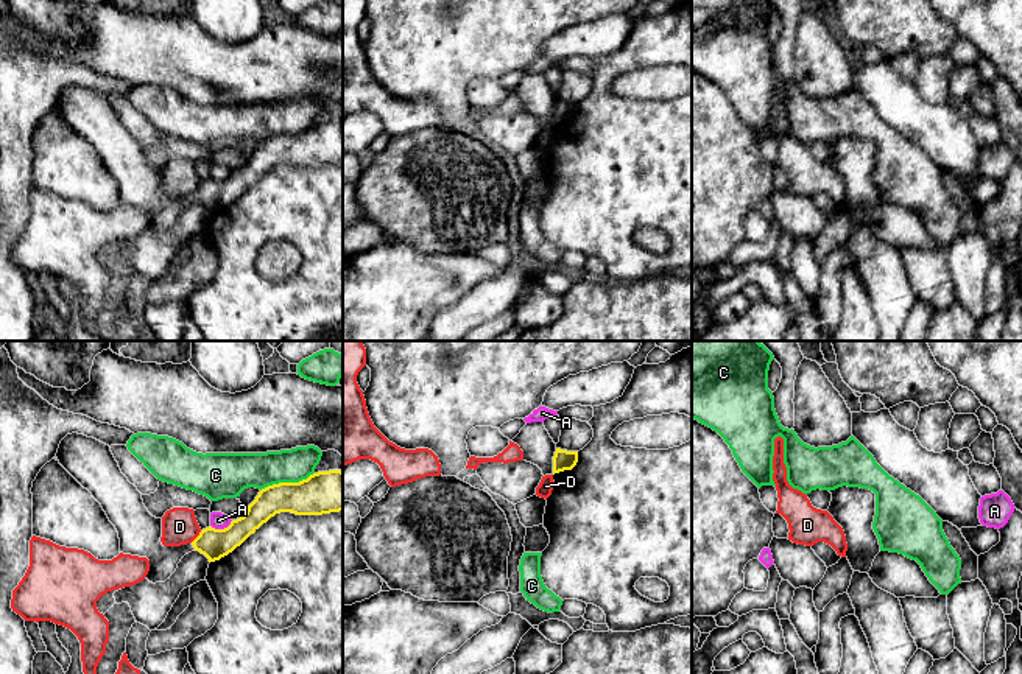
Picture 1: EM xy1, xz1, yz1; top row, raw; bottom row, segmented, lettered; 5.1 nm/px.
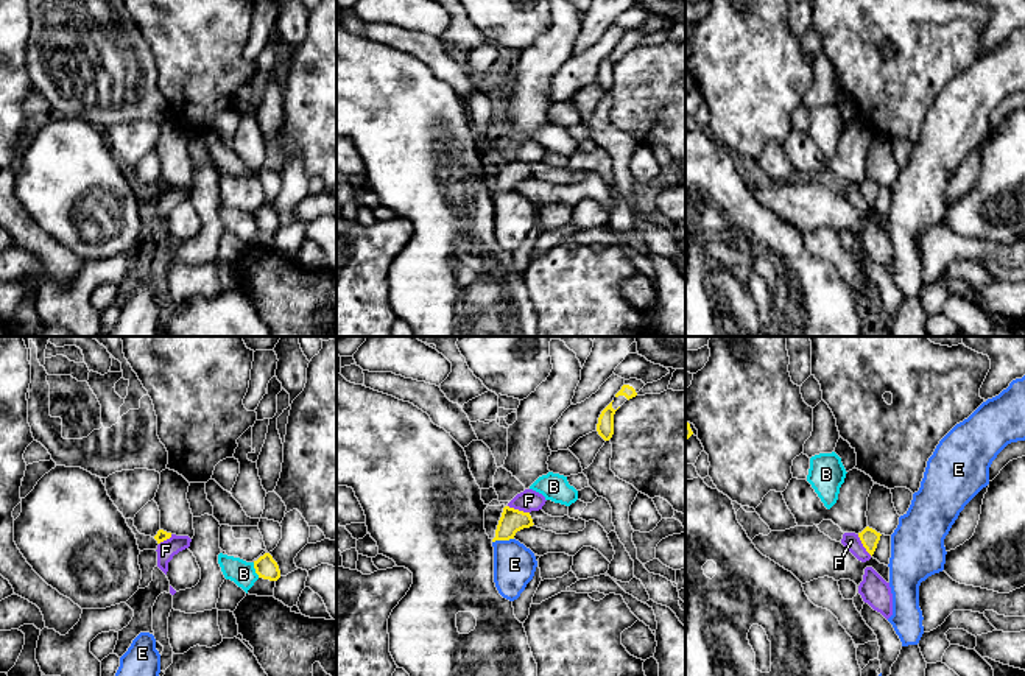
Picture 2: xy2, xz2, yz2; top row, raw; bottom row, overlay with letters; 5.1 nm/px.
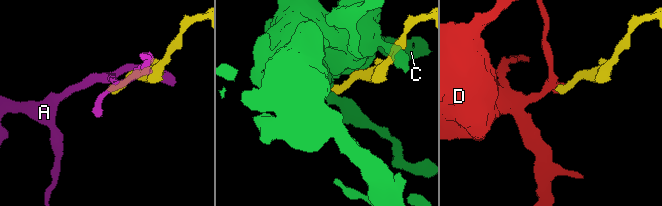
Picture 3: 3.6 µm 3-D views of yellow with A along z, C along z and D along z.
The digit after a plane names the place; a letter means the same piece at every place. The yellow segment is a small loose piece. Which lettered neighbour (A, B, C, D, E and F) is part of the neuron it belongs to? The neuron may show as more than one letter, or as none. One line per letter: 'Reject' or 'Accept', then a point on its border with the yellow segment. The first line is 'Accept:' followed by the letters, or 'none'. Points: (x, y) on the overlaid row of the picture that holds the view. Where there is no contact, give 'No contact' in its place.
Accept: none
A: Reject. Touches yellow at xy1 (222, 530)
B: Reject. Touches yellow at xy2 (256, 570)
C: Reject. Touches yellow at xy1 (287, 483)
D: Reject. Touches yellow at xy1 (197, 537)
E: Reject. Touches yellow at xz2 (502, 539)
F: Reject. Touches yellow at xz2 (517, 510)

